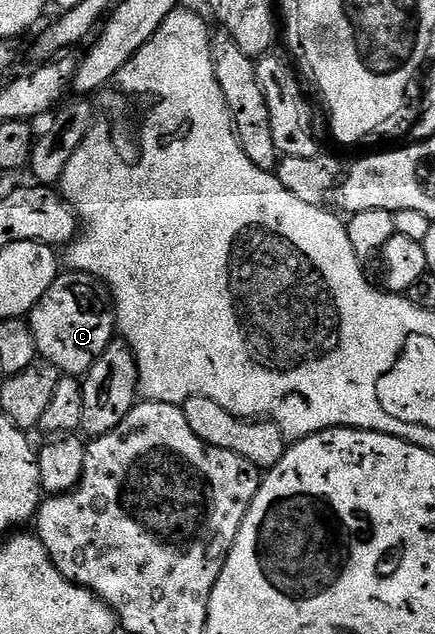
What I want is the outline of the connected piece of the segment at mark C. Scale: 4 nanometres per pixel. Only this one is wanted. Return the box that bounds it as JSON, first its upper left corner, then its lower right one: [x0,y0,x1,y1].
[28,271,116,377]

